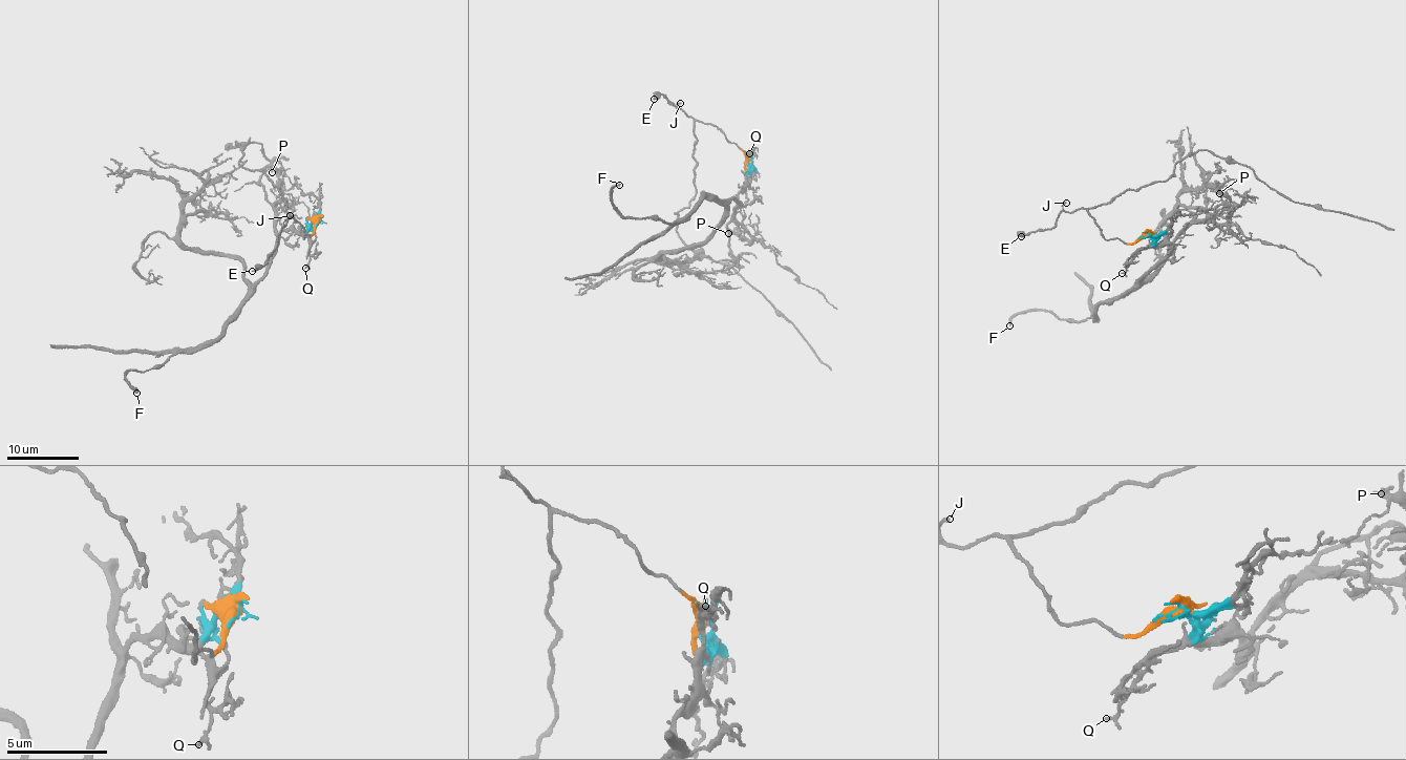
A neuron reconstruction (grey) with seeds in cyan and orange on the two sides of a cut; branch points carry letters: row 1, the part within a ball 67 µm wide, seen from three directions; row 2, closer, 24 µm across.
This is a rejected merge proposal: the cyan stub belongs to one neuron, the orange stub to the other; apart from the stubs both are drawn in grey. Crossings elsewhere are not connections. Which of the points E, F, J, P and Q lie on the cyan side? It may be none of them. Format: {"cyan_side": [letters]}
{"cyan_side": ["F", "P", "Q"]}

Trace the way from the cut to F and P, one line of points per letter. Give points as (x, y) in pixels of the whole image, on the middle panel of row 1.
F: (748, 155), (743, 204), (703, 194), (681, 219), (666, 224), (624, 217), (613, 202), (620, 184)
P: (748, 155), (754, 175), (746, 184), (747, 202), (739, 231), (729, 234)

